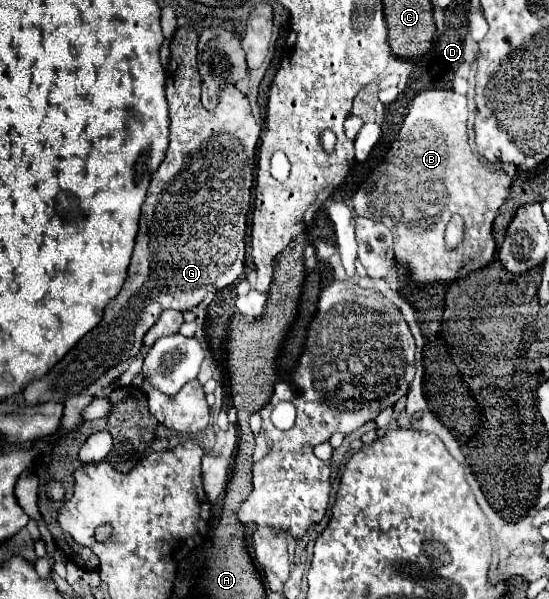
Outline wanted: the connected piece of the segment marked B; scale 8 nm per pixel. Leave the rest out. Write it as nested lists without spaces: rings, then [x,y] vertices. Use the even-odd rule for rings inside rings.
[[[452,89],[416,93],[384,161],[352,197],[358,215],[378,215],[392,229],[396,259],[410,267],[412,281],[462,279],[474,265],[482,267],[494,259],[492,223],[500,205],[508,199],[510,177],[502,169],[490,169],[472,153],[466,125],[468,107],[464,95]],[[454,213],[464,219],[464,239],[456,249],[448,251],[444,229]]]

